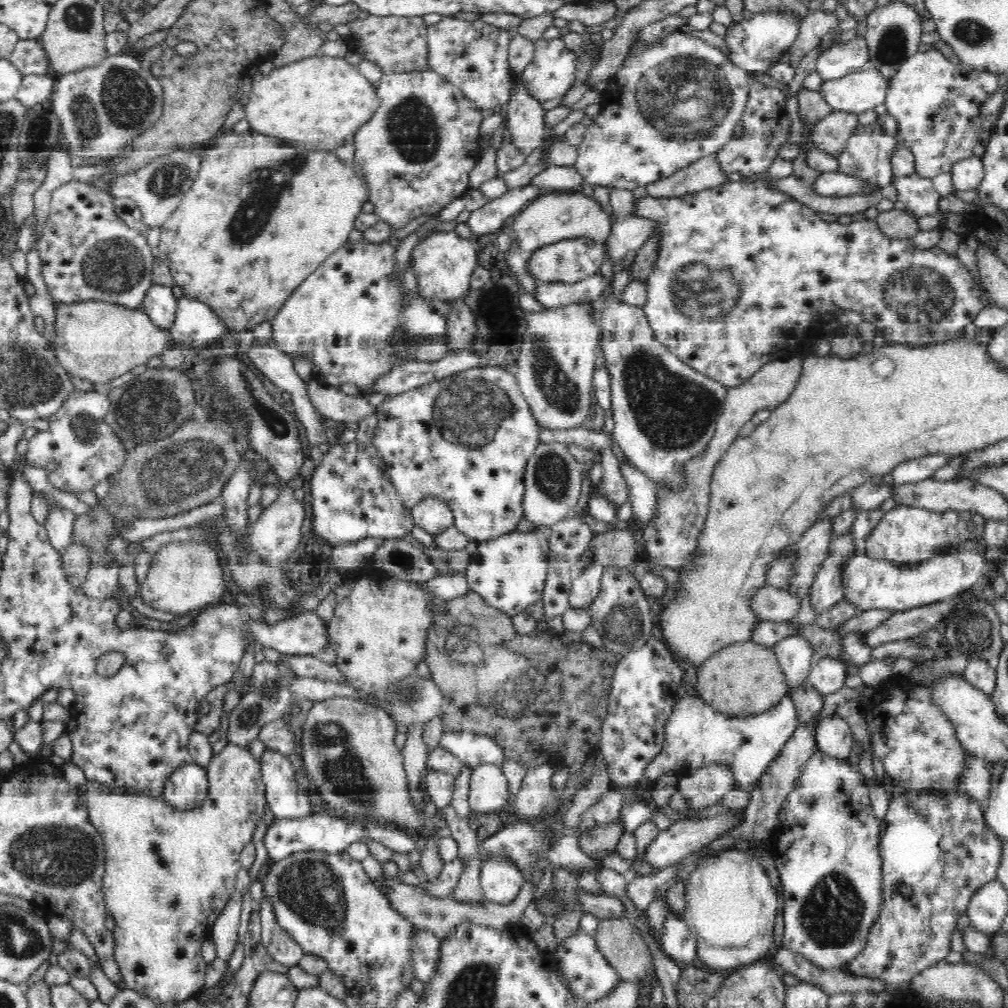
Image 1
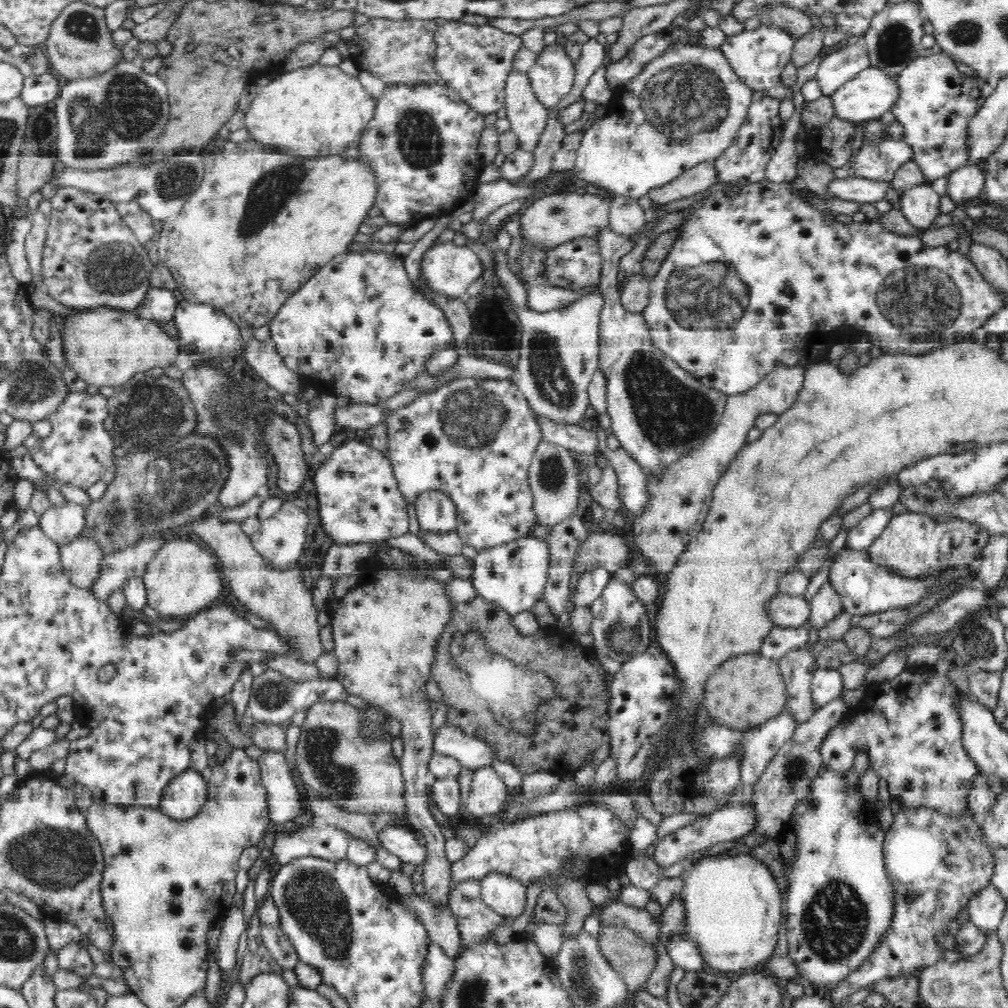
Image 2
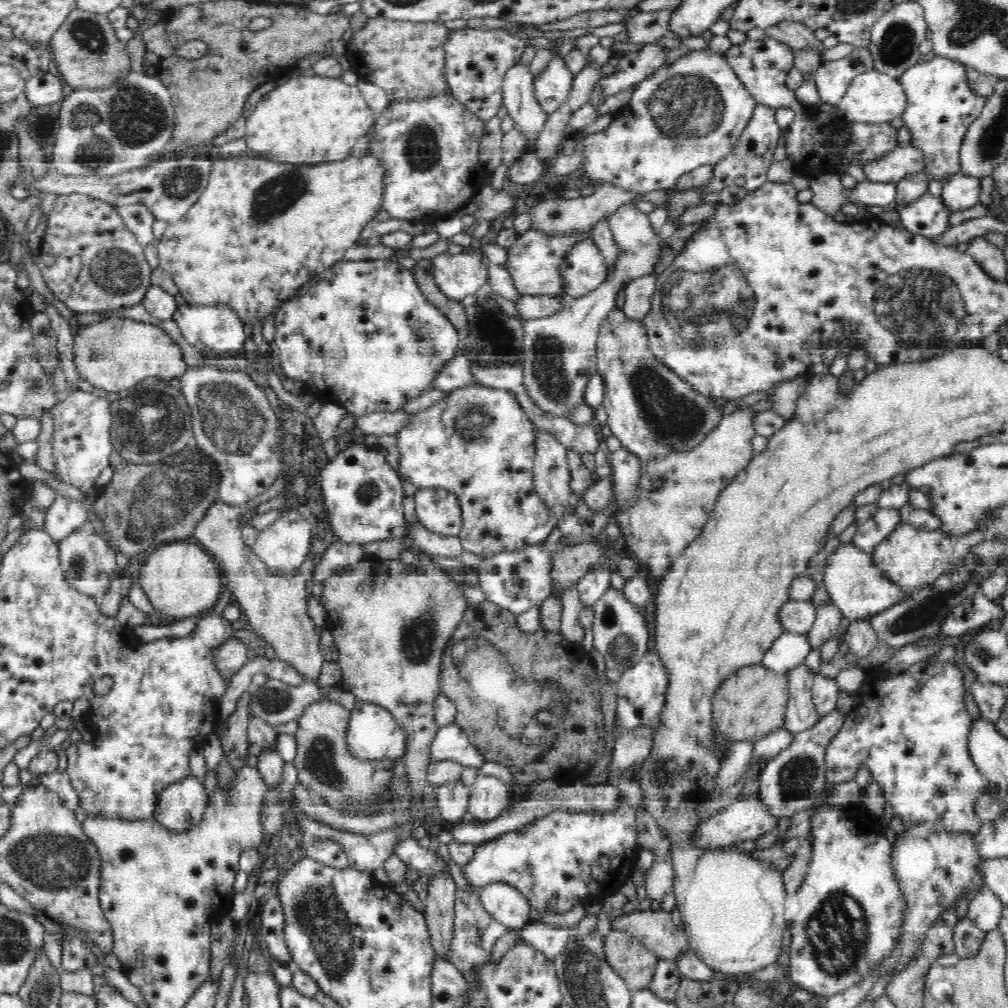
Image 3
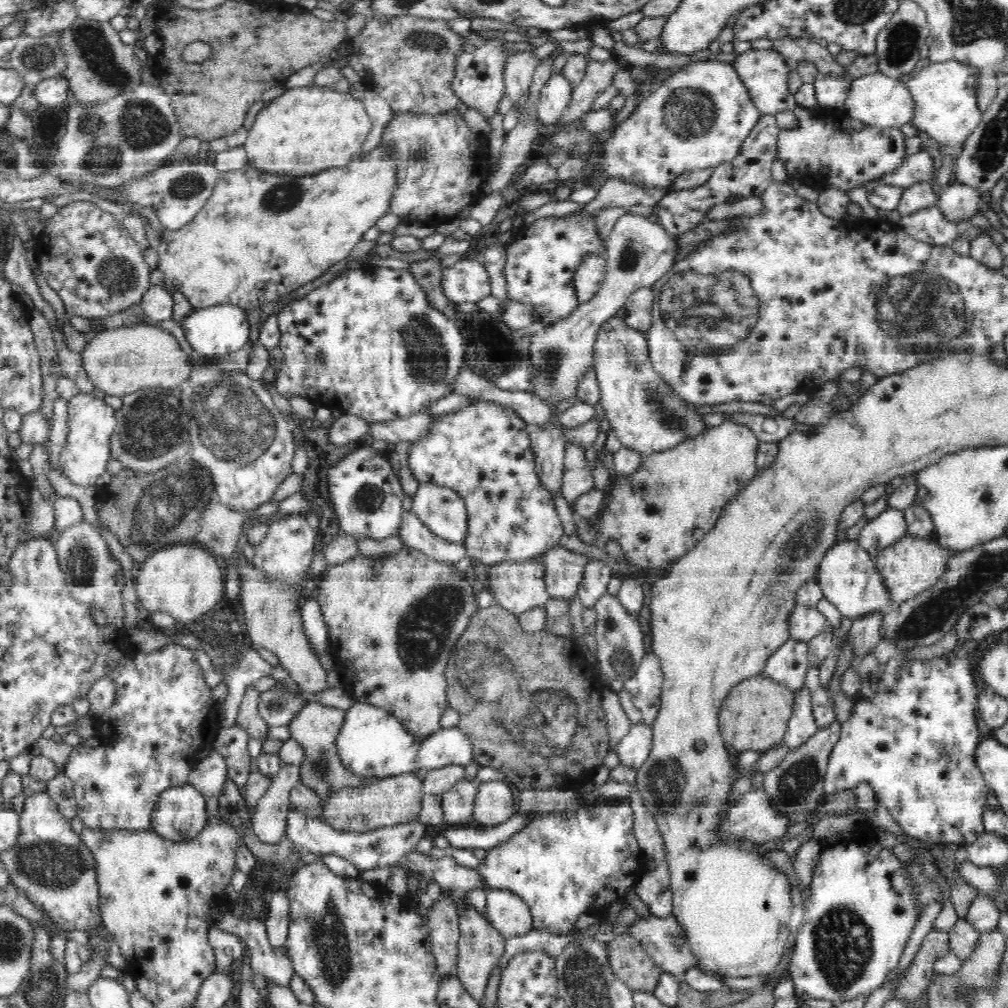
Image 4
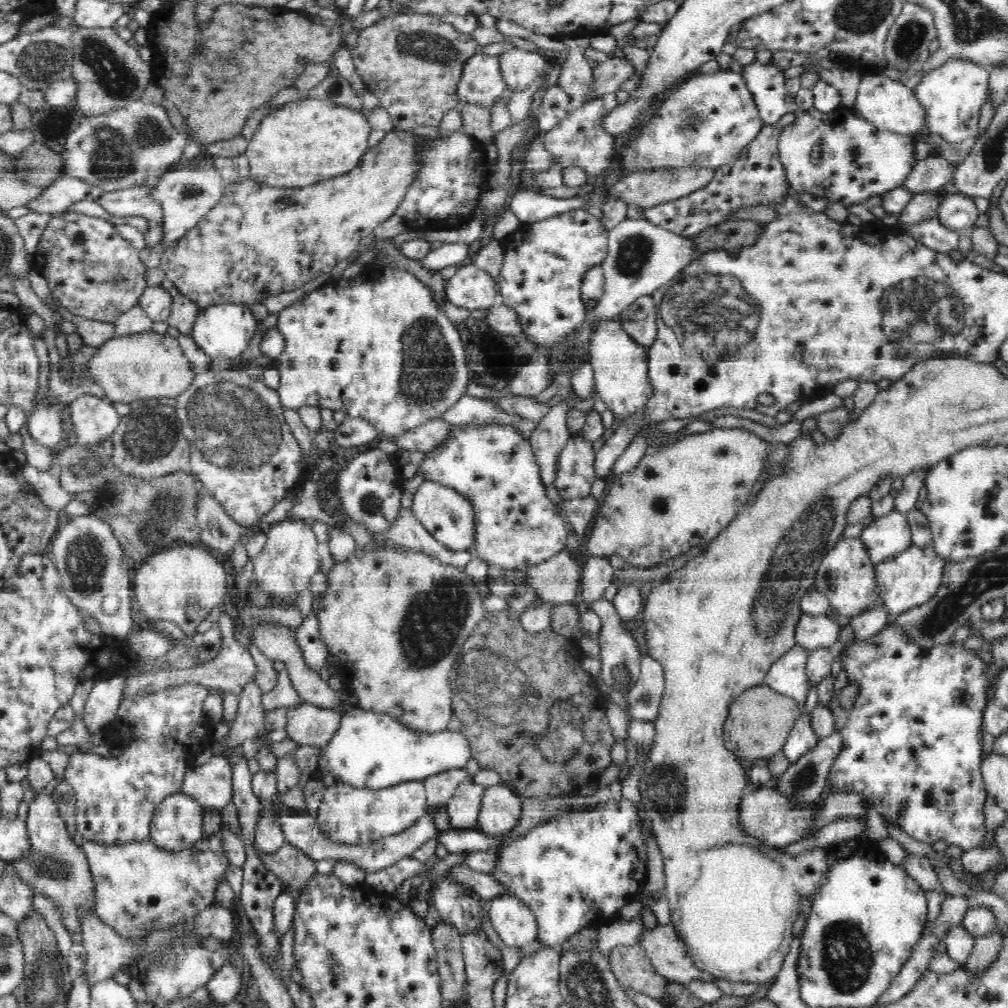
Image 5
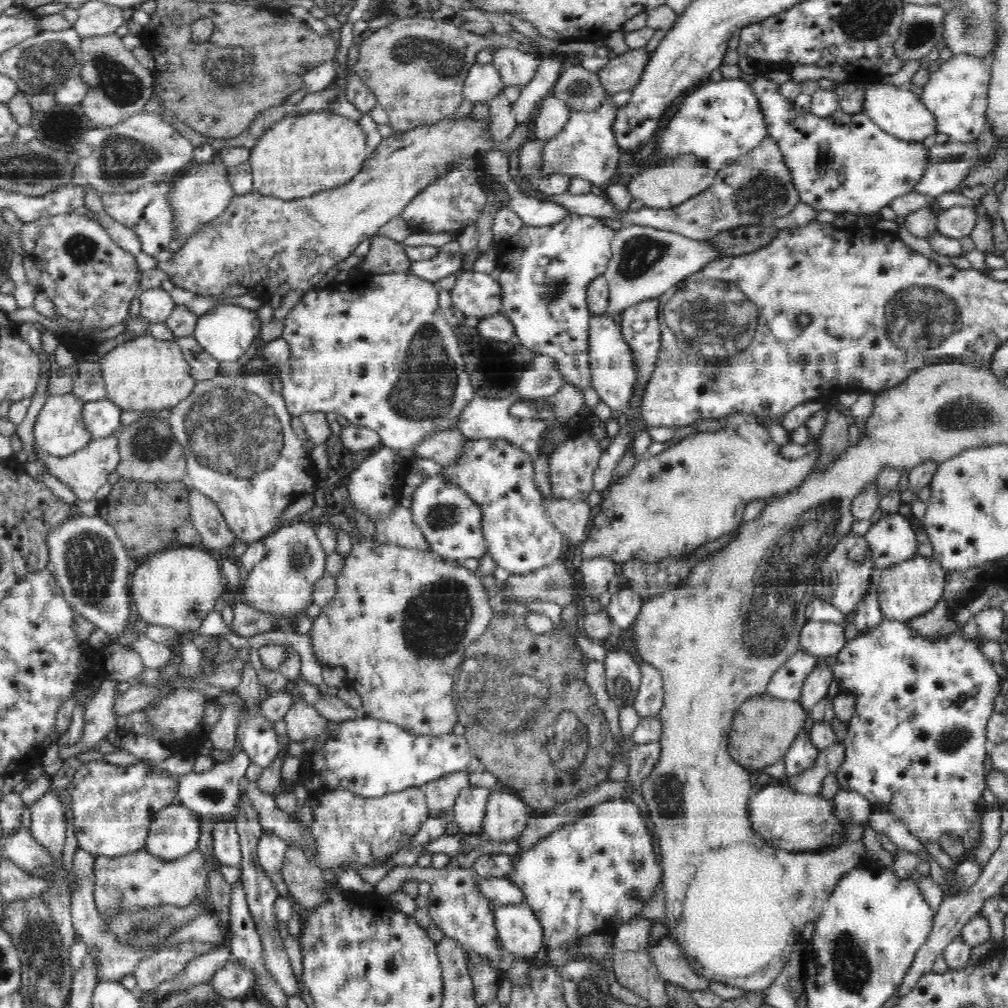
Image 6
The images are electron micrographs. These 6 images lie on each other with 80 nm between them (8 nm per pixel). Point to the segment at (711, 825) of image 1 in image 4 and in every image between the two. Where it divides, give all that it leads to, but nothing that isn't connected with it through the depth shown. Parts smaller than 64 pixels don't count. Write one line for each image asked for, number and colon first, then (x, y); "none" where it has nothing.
2: (731, 822)
3: (747, 819)
4: (754, 818)

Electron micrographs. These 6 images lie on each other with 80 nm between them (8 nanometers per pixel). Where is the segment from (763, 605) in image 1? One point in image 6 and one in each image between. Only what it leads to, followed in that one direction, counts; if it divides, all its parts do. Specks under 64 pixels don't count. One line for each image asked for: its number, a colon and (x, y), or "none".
2: (786, 611)
3: (798, 617)
4: (805, 623)
5: (812, 632)
6: (821, 638)

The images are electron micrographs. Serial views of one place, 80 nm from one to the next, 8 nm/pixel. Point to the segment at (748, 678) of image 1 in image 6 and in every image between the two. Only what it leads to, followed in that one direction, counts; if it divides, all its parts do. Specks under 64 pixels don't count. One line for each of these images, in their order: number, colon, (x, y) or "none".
2: (748, 692)
3: (750, 709)
4: (756, 715)
5: (760, 724)
6: (763, 730)

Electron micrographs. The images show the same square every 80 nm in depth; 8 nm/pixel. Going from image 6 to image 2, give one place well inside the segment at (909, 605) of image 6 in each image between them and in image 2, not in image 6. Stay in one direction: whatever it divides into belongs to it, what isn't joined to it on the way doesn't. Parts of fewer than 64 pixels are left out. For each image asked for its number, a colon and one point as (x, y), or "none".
2: (913, 545)
3: (910, 557)
4: (912, 565)
5: (909, 579)

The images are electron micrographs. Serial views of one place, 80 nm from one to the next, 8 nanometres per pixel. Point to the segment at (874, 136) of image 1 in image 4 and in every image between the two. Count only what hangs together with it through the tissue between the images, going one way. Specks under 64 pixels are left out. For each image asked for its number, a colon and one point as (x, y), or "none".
2: (875, 161)
3: (904, 160)
4: (917, 167)

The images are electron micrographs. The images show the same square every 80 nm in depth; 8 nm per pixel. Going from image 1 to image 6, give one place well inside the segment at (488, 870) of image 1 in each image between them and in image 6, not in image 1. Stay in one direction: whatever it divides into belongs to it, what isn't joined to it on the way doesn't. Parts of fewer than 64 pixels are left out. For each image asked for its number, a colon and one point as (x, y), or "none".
2: (506, 896)
3: (508, 906)
4: (506, 911)
5: (515, 923)
6: (518, 929)

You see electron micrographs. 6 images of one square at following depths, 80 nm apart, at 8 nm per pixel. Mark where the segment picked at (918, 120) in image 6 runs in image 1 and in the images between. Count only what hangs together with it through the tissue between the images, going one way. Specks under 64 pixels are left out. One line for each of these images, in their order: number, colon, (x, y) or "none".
1: (855, 93)
2: (871, 92)
3: (873, 97)
4: (876, 99)
5: (889, 104)

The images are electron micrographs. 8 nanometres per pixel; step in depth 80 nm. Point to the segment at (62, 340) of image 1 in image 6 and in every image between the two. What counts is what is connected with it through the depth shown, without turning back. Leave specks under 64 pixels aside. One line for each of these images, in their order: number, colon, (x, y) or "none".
2: (105, 347)
3: (113, 354)
4: (119, 361)
5: (145, 365)
6: (147, 374)

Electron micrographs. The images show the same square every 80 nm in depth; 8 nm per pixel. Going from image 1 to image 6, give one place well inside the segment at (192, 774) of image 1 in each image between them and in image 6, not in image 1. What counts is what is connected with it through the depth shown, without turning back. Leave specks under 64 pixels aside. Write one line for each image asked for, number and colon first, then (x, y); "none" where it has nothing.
2: (183, 798)
3: (181, 806)
4: (180, 814)
5: (177, 825)
6: (174, 831)

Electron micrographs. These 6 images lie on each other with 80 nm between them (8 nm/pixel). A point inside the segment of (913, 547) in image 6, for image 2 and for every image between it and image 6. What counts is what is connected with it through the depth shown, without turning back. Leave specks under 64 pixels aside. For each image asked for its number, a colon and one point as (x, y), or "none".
2: (860, 537)
3: (870, 534)
4: (887, 527)
5: (887, 536)

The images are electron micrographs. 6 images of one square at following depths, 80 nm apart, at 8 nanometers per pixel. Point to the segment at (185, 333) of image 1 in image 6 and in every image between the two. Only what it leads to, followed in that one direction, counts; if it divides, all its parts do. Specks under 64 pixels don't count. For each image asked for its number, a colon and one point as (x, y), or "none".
2: (199, 325)
3: (217, 328)
4: (214, 331)
5: (226, 329)
6: (226, 331)

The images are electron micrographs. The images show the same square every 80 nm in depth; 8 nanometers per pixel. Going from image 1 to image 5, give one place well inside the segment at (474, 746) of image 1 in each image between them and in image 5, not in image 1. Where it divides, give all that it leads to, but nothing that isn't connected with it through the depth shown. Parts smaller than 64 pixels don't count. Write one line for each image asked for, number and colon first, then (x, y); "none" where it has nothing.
2: (472, 753)
3: (451, 744)
4: (372, 744)
5: (372, 751)

